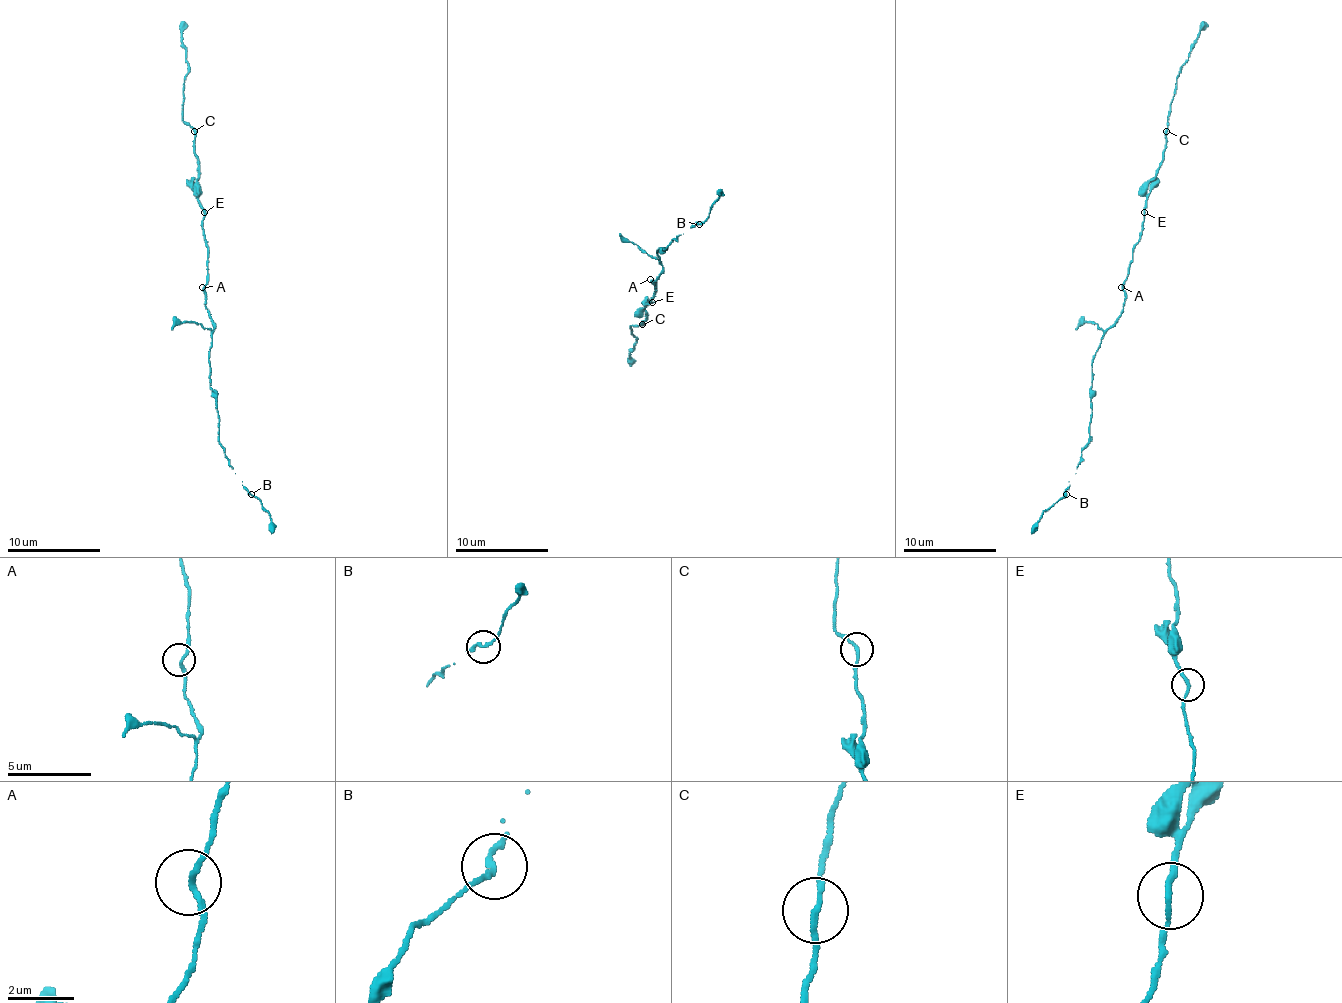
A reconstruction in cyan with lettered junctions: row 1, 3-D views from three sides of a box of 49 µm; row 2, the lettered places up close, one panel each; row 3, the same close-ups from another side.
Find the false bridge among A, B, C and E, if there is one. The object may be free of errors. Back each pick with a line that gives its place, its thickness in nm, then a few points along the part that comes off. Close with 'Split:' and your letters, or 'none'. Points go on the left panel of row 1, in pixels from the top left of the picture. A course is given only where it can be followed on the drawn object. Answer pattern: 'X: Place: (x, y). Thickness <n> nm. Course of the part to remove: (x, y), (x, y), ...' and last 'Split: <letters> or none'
Split: none

